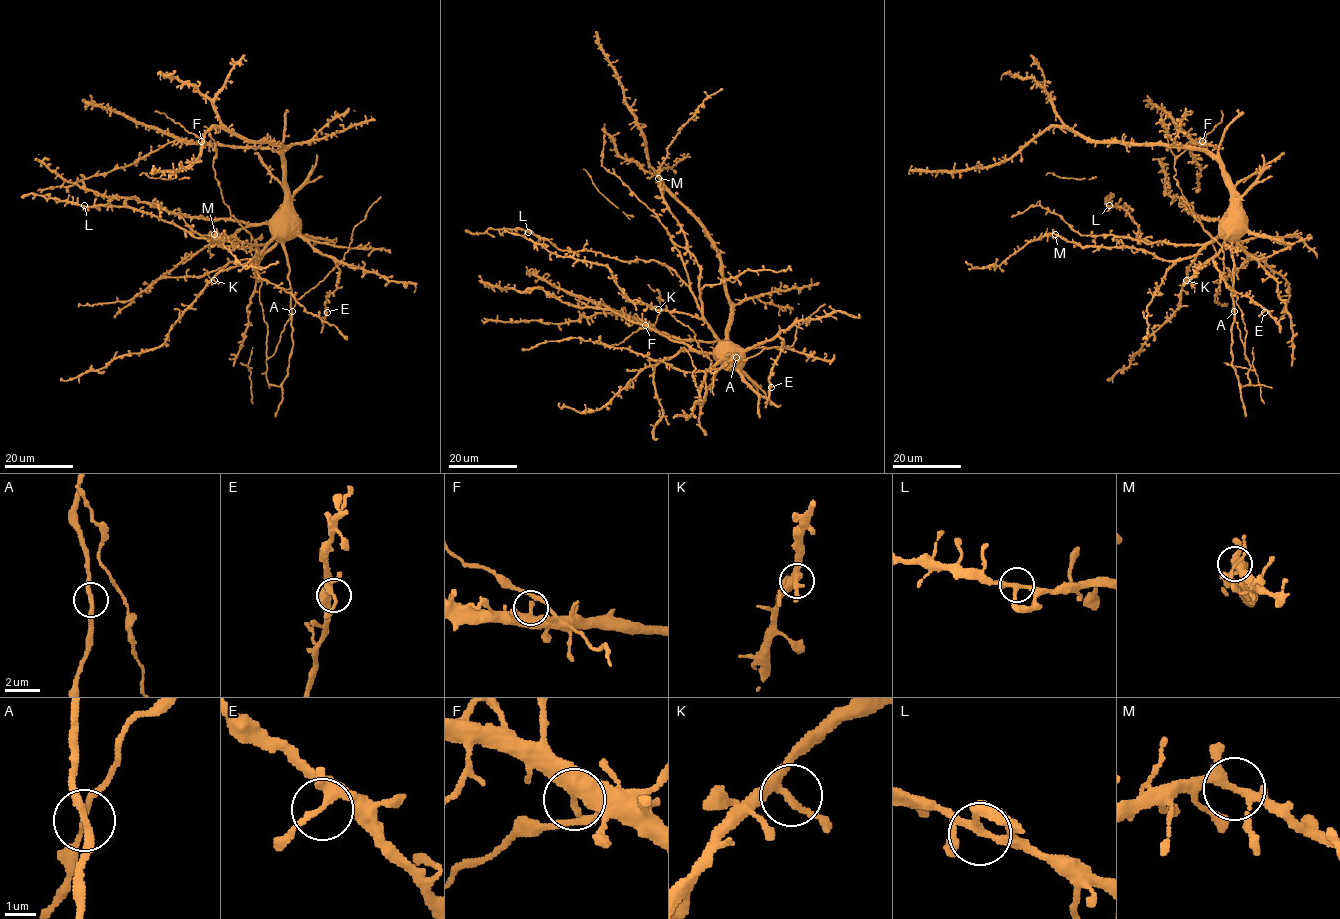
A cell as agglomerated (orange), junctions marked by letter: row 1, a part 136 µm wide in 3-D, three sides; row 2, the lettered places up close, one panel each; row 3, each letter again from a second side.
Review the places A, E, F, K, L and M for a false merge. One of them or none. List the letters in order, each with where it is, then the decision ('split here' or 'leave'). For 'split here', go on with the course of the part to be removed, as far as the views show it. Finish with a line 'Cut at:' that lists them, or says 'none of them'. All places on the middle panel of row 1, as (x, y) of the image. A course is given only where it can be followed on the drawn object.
A: (736, 357) | leave
E: (771, 387) | leave
F: (645, 325) | leave
K: (658, 309) | leave
L: (528, 232) | leave
M: (658, 178) | leave
Cut at: none of them

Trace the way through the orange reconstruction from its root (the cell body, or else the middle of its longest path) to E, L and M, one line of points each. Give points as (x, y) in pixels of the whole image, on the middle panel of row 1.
E: (738, 350), (749, 350), (777, 336), (783, 341), (769, 380), (771, 387)
L: (738, 350), (717, 336), (691, 288), (669, 267), (655, 261), (621, 261), (590, 250), (560, 250), (528, 232)
M: (738, 350), (723, 343), (704, 318), (699, 266), (663, 198), (658, 177)

